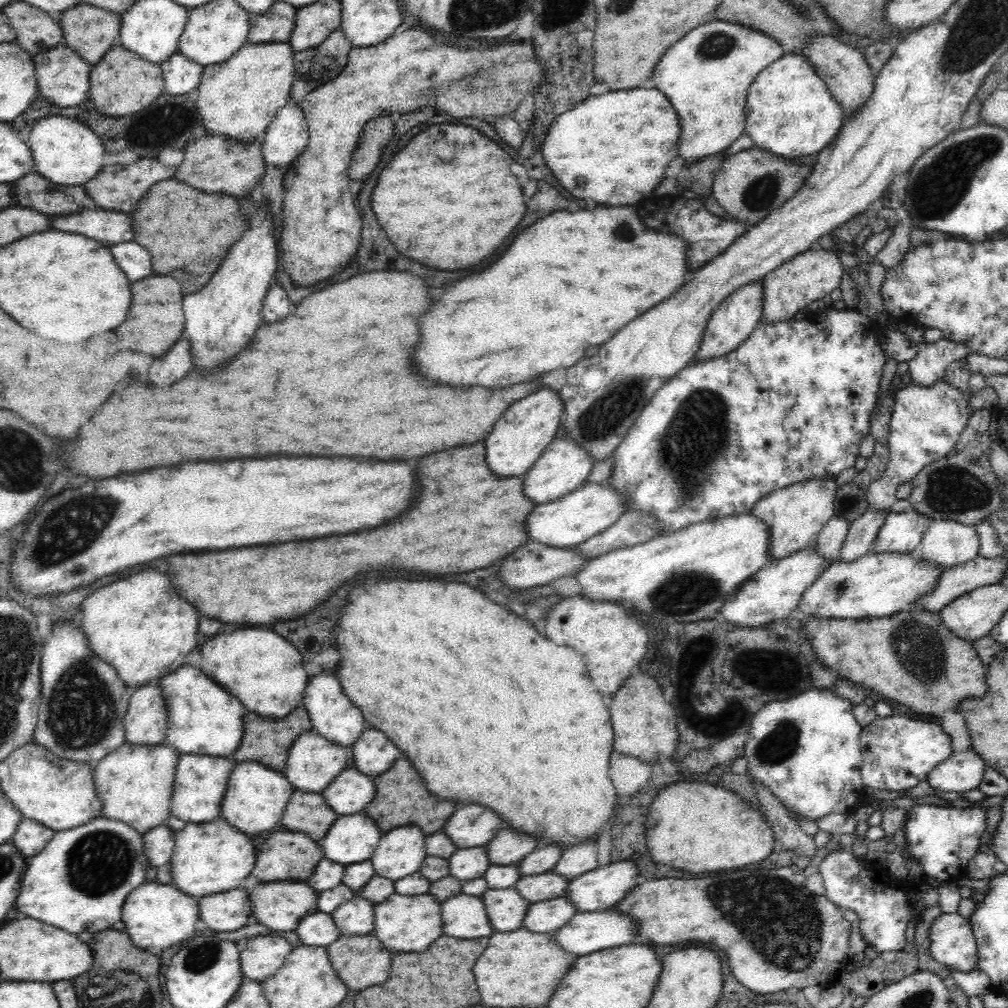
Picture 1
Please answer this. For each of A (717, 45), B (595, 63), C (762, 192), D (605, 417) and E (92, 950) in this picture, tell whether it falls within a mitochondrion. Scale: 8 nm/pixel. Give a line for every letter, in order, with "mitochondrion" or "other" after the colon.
A: mitochondrion
B: other
C: mitochondrion
D: mitochondrion
E: other

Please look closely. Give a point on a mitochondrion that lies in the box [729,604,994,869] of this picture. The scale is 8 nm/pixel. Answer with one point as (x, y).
(919, 647)

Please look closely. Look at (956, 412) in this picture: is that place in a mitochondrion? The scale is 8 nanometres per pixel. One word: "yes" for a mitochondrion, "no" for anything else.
no

